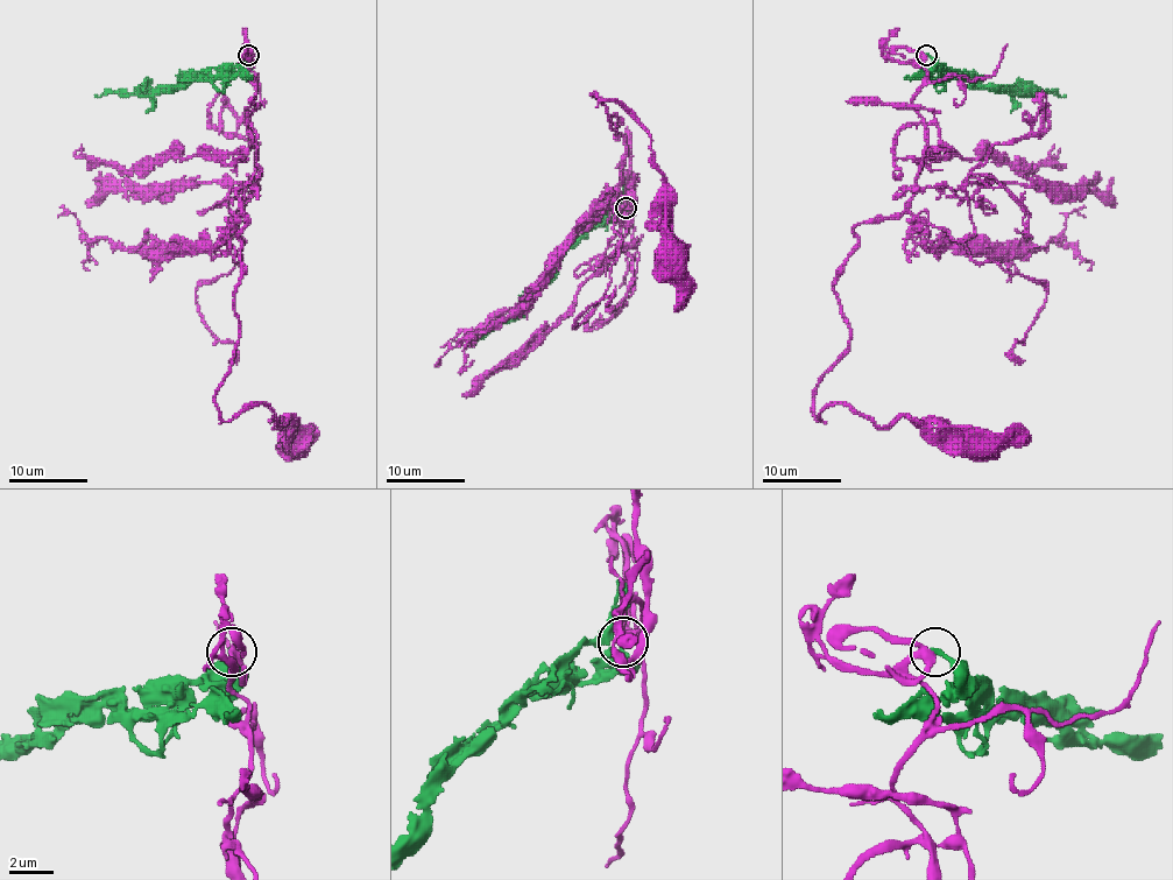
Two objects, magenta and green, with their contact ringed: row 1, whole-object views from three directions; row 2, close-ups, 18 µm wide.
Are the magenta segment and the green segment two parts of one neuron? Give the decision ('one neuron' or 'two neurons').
one neuron

